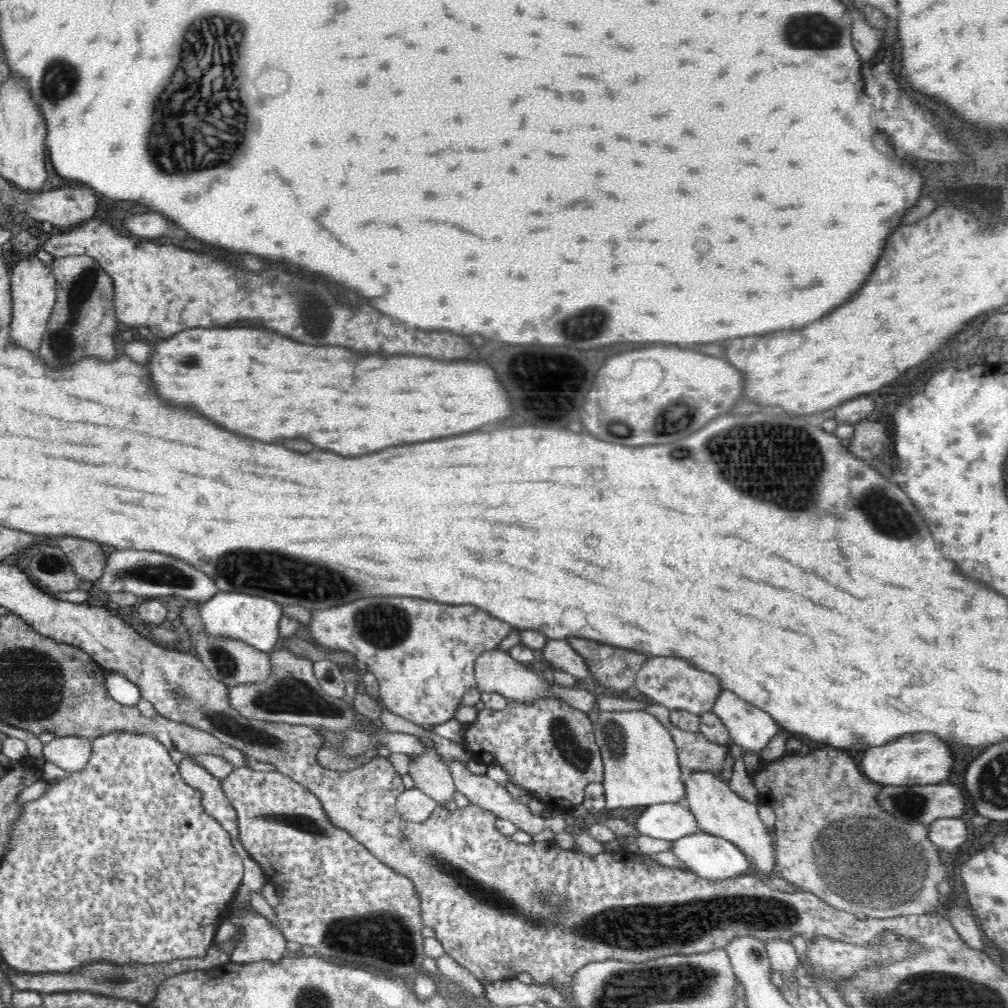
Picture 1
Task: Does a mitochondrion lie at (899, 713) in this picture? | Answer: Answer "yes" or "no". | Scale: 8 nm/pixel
no

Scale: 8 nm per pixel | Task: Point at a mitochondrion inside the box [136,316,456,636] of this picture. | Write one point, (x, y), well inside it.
(300, 578)

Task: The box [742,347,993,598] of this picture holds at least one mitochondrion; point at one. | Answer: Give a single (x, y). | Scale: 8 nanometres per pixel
(893, 520)

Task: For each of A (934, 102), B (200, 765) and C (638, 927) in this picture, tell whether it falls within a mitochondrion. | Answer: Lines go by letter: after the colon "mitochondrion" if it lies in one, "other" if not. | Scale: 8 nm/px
A: other
B: other
C: mitochondrion

